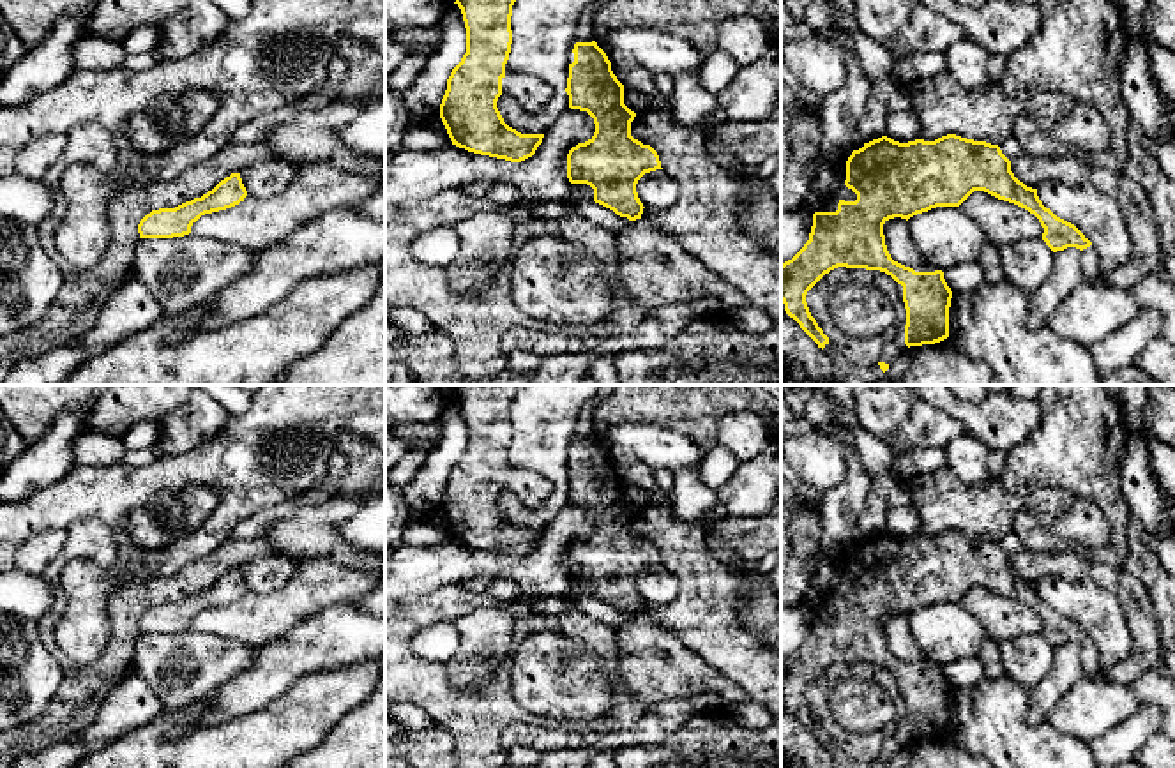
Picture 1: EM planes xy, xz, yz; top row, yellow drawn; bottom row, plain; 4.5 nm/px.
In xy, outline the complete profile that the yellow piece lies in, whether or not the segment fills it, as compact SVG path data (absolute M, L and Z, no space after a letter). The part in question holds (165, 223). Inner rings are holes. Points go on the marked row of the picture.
M231 173L201 198L186 201L175 208L159 208L147 214L140 224L140 238L173 238L191 233L191 226L205 214L231 208L244 201L247 191L240 173Z

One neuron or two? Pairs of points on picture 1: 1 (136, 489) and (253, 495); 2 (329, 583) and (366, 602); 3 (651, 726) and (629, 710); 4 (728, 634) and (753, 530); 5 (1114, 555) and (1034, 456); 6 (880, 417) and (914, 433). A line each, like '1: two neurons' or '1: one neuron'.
1: one neuron
2: two neurons
3: two neurons
4: two neurons
5: one neuron
6: two neurons

